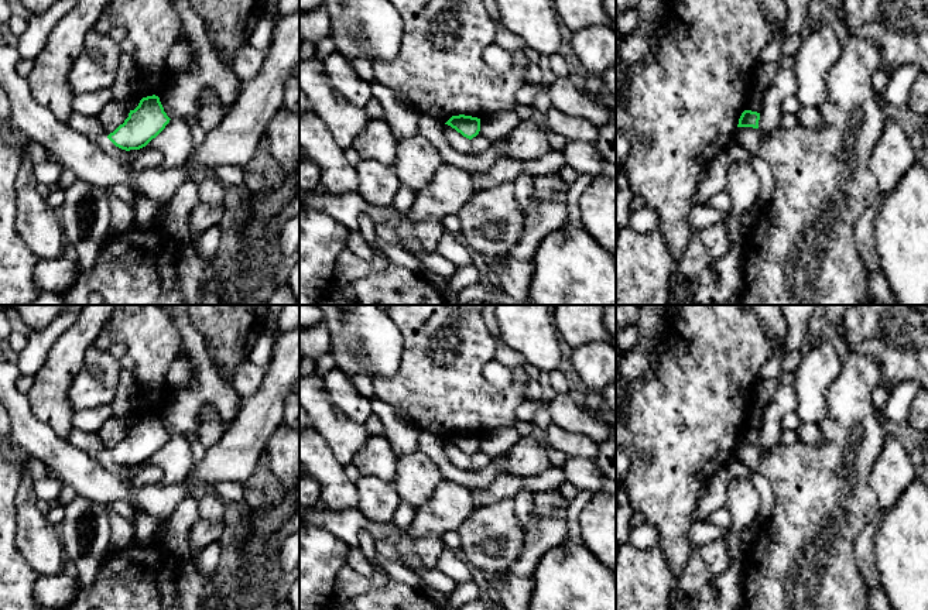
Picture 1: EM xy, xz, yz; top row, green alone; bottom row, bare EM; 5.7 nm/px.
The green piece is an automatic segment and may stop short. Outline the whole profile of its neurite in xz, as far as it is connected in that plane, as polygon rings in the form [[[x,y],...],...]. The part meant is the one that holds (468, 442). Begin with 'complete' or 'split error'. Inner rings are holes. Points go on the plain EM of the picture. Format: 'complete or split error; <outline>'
complete; [[[452,432],[445,441],[451,442],[469,456],[476,453],[480,448],[480,435],[472,432]]]

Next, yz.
complete; [[[744,426],[739,435],[737,443],[759,445],[759,436],[760,436],[760,429],[751,428],[751,426]]]

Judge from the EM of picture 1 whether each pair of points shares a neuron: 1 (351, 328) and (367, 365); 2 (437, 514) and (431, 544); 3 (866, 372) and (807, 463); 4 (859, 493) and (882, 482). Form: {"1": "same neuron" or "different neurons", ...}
{"1": "same neuron", "2": "different neurons", "3": "same neuron", "4": "different neurons"}

